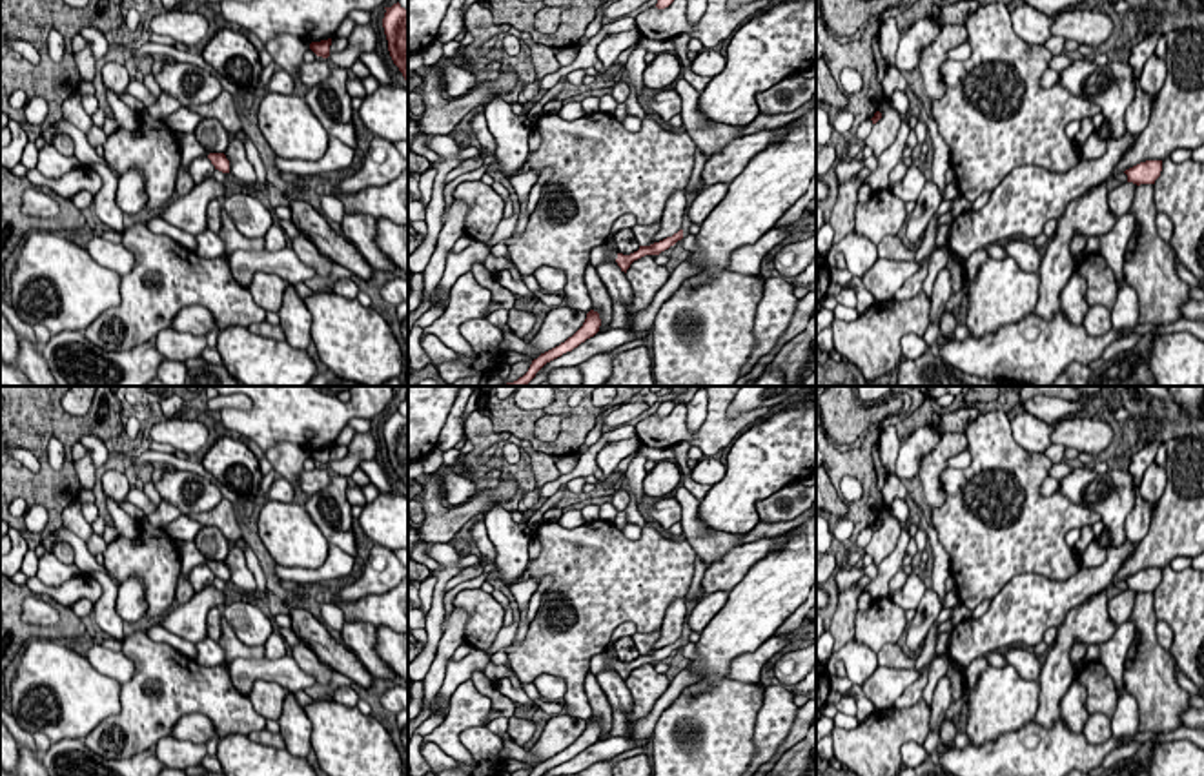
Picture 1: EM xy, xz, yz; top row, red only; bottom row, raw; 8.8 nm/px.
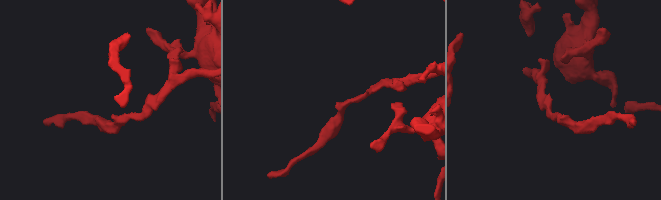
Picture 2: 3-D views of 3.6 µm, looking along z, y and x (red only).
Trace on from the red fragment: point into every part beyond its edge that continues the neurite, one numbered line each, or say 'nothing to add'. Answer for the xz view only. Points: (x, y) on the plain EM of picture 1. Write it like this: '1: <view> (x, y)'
1: xz (600, 662)

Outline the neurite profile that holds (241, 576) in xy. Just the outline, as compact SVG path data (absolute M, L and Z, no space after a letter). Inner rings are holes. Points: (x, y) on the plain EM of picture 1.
M233 545L224 563L230 568L230 587L239 588L242 592L257 594L257 583L246 565L244 550Z

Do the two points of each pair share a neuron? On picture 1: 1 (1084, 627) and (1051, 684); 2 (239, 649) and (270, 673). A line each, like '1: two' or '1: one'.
1: one
2: two

